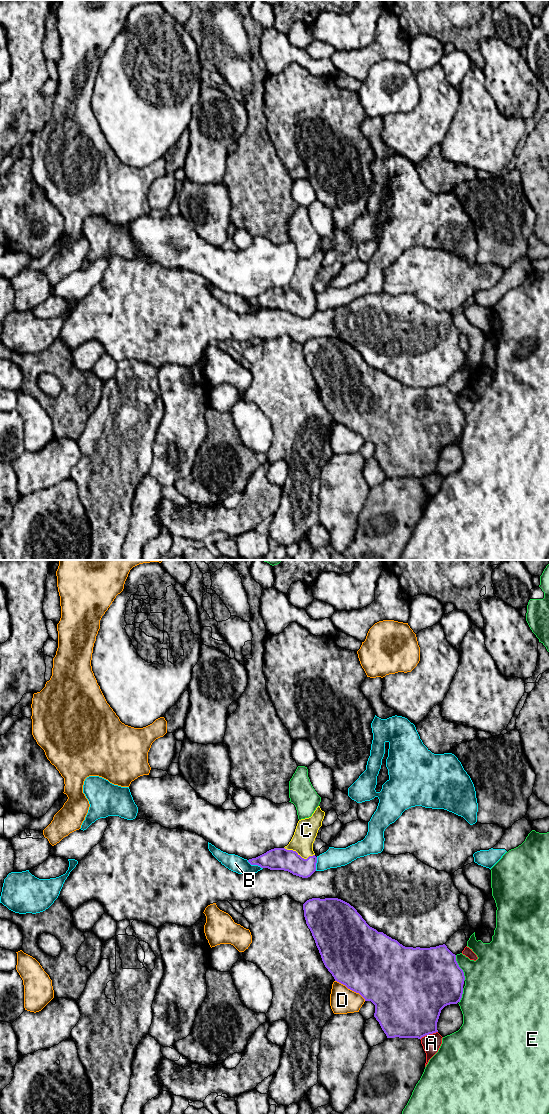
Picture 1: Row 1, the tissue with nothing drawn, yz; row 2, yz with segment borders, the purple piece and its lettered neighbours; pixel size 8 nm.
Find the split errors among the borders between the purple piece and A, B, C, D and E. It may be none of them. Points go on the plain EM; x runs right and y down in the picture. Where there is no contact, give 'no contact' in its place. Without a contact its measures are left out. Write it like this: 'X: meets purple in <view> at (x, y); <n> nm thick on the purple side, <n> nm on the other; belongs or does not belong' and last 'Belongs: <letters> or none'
A: meets purple in yz at (428, 474); 460 nm thick on the purple side, 150 nm on the other; does not belong
B: meets purple in yz at (255, 304); 180 nm thick on the purple side, 140 nm on the other; does not belong
C: meets purple in yz at (299, 295); 180 nm thick on the purple side, 180 nm on the other; belongs
D: meets purple in yz at (350, 429); 500 nm thick on the purple side, 200 nm on the other; does not belong
E: meets purple in yz at (460, 408); 480 nm thick on the purple side, 380 nm on the other; does not belong
Belongs: C

